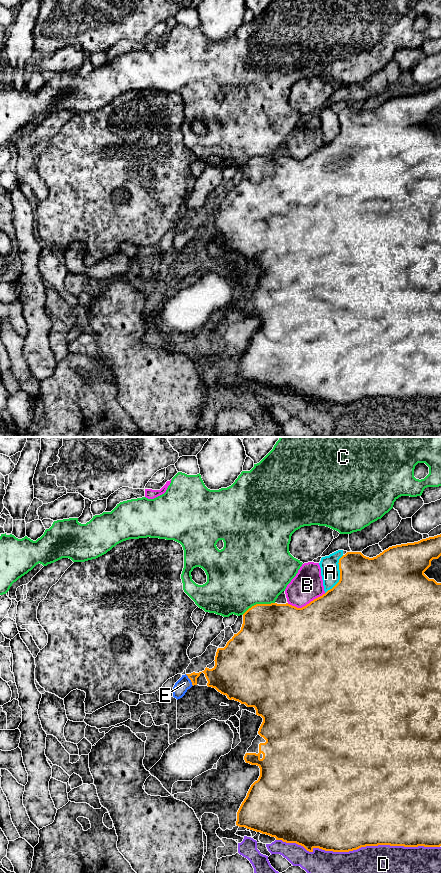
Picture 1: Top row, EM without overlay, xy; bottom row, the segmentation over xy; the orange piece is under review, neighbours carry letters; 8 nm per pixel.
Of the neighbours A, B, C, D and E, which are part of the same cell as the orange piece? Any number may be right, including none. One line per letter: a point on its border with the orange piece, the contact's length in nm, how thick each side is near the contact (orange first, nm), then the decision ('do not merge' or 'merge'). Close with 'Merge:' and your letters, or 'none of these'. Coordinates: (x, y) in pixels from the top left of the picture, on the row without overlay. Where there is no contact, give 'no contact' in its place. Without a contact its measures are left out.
A: meets orange in xy at (340, 127); contact 340 nm long; 480 nm thick on the orange side, 150 nm on the other; do not merge
B: meets orange in xy at (307, 156); contact 320 nm long; 500 nm thick on the orange side, 240 nm on the other; do not merge
C: meets orange in xy at (258, 156); contact 280 nm long; 460 nm thick on the orange side, 500 nm on the other; do not merge
D: meets orange in xy at (358, 400); contact 1300 nm long; 500 nm thick on the orange side, 420 nm on the other; do not merge
E: meets orange in xy at (190, 231); contact 120 nm long; 200 nm thick on the orange side, 110 nm on the other; merge
Merge: E

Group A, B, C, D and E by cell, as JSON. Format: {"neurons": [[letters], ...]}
{"neurons": [["A"], ["B"], ["C"], ["D"], ["E"]]}

